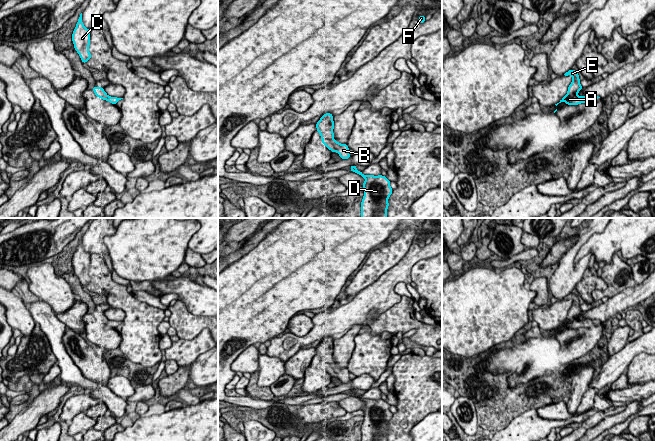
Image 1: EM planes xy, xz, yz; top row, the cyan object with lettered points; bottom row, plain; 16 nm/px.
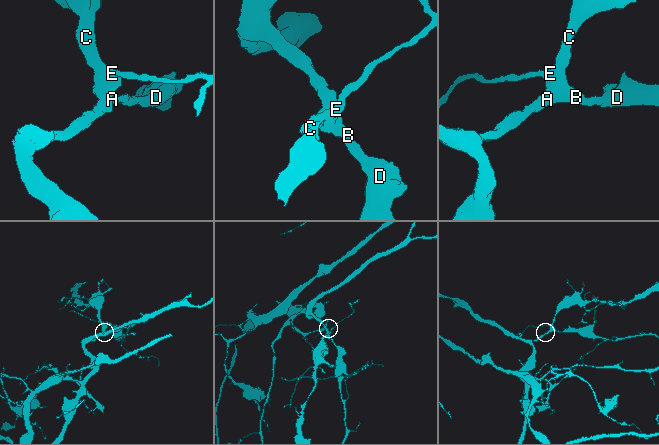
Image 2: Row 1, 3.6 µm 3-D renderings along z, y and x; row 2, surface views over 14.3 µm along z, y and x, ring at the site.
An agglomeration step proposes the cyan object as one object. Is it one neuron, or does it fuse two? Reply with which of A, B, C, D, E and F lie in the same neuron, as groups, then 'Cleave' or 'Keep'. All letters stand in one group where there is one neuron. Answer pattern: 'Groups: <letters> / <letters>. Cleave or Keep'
Groups: A B C D E F. Keep

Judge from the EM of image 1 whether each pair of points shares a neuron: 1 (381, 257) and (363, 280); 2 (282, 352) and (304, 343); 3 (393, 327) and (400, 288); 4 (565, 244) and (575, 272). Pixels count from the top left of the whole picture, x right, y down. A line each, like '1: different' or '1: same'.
1: same
2: same
3: different
4: different

